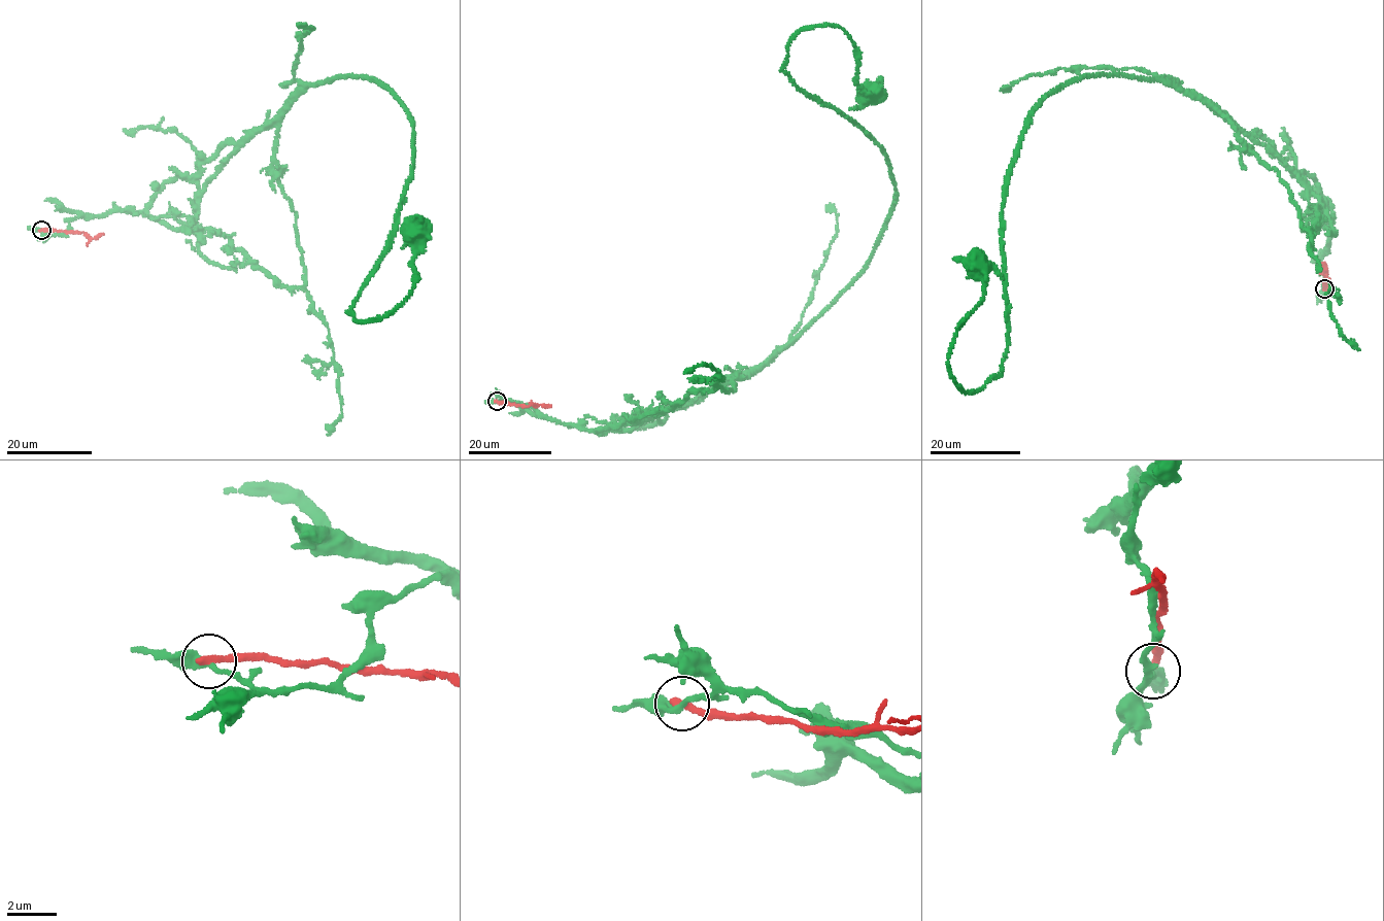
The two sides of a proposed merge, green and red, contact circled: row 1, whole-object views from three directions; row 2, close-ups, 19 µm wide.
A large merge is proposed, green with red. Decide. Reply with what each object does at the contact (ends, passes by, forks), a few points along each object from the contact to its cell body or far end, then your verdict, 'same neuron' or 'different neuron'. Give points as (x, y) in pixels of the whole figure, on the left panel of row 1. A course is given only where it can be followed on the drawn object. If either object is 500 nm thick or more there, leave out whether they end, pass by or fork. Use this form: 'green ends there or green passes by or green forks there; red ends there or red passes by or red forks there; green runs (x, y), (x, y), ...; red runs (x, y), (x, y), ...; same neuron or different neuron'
green passes by; red ends there; green runs (41, 230), (145, 210), (337, 76), (385, 88), (412, 126), (399, 224), (353, 319), (408, 297), (415, 230); red runs (41, 230), (81, 231), (92, 238), (103, 233); different neuron

